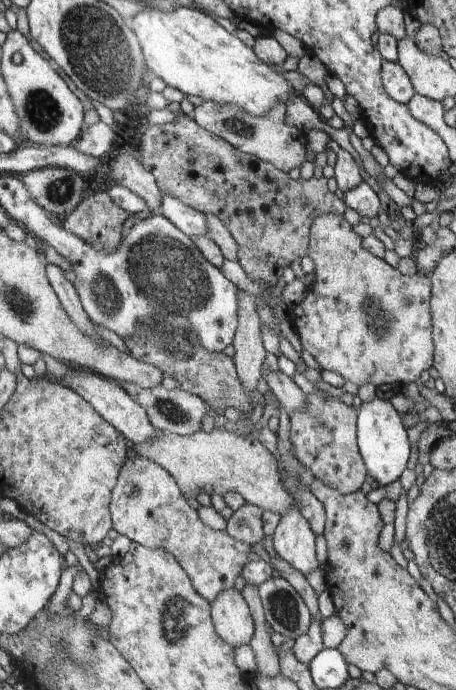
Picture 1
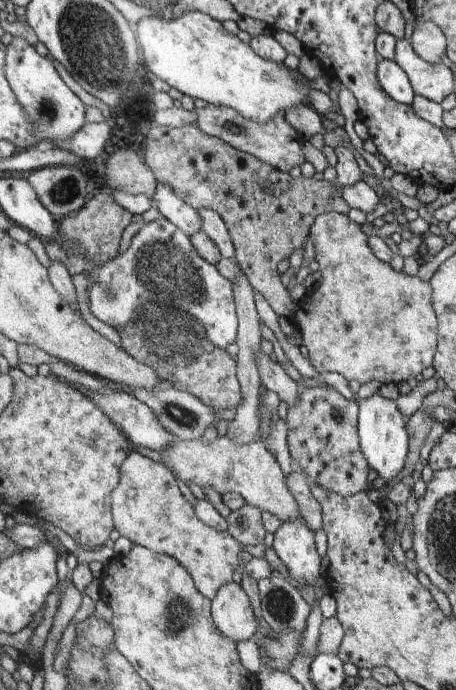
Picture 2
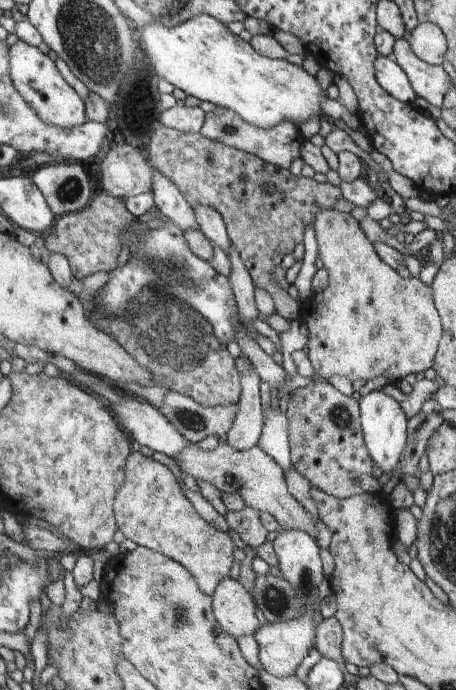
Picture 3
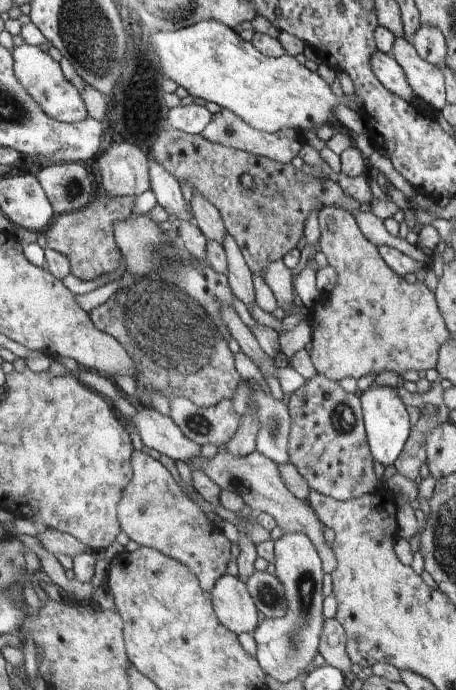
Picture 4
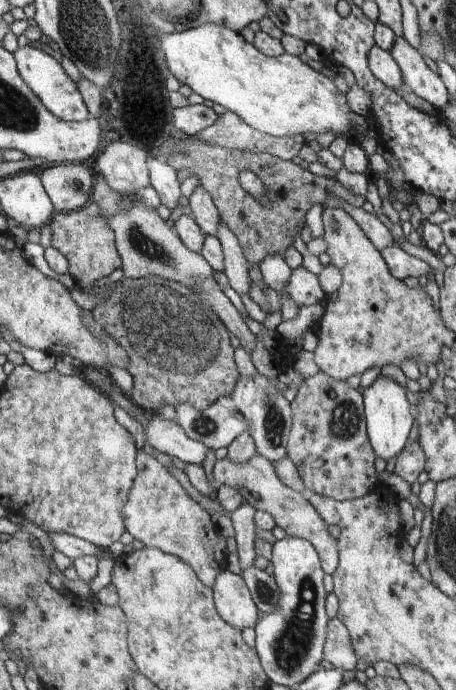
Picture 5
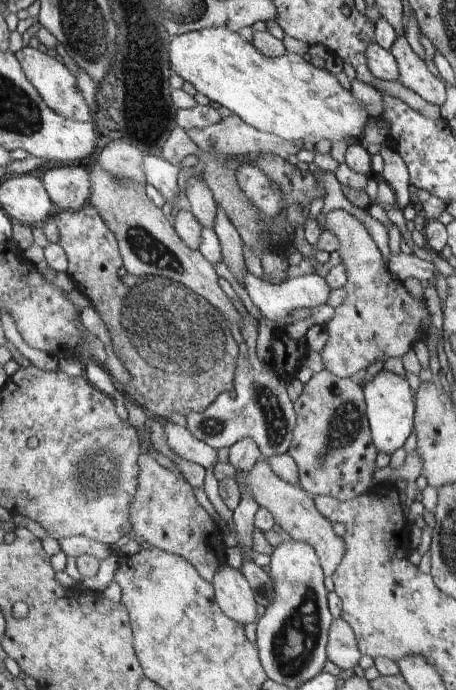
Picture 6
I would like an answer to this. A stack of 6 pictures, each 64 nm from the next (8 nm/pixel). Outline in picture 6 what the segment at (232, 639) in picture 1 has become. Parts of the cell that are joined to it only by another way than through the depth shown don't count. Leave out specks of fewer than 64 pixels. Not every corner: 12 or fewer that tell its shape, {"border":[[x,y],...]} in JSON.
{"border":[[230,565],[215,574],[216,602],[241,625],[254,622],[258,601]]}

